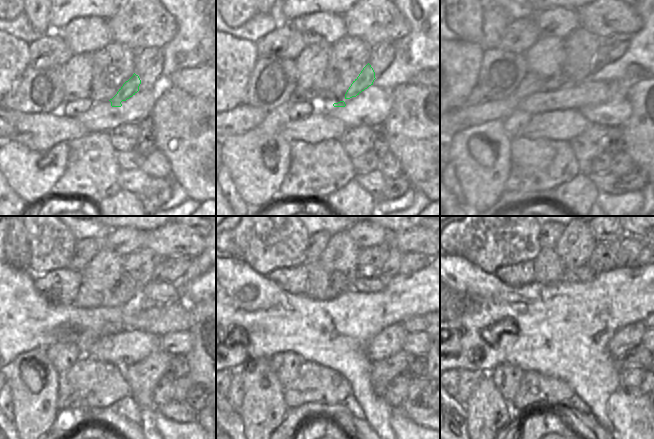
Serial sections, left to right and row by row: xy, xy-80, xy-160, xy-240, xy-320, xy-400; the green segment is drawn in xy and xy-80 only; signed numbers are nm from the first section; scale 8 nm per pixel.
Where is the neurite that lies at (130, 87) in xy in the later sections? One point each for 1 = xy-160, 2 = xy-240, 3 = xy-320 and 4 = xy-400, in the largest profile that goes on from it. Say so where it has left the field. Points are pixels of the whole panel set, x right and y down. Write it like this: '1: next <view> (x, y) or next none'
1: next xy-160 (601, 59)
2: next xy-240 (158, 275)
3: next xy-320 (391, 267)
4: next xy-400 (627, 250)

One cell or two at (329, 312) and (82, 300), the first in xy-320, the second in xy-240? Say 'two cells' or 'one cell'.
two cells

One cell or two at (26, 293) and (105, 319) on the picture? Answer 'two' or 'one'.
one

